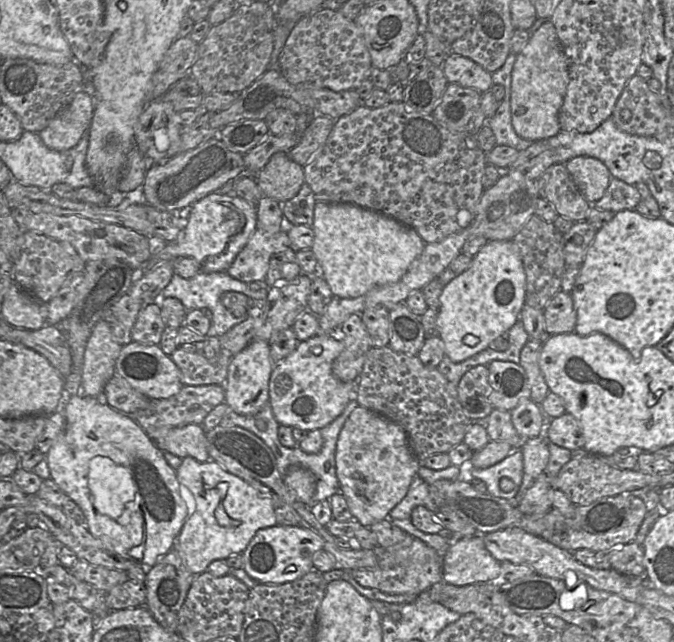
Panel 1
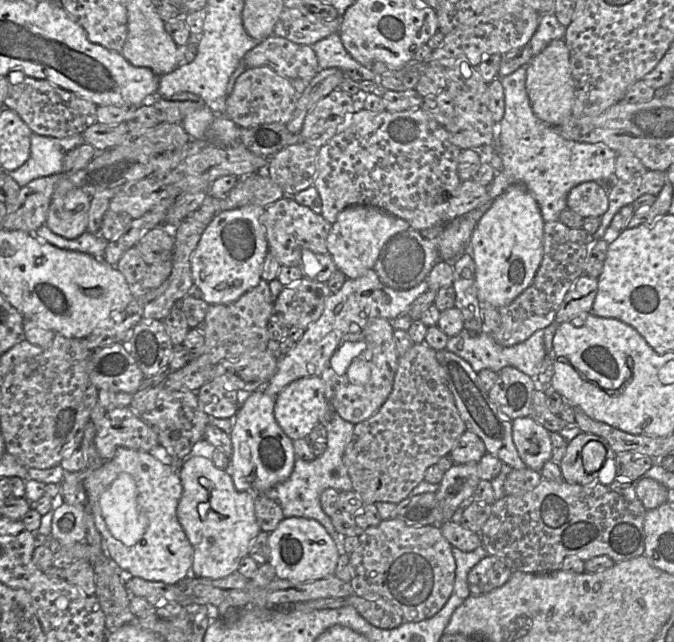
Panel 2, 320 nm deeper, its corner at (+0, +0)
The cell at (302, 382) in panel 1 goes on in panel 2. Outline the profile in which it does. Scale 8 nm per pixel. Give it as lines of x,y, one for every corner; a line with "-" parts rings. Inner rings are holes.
306,377
291,382
275,397
274,416
286,435
297,440
307,438
313,428
323,422
328,407
322,378

